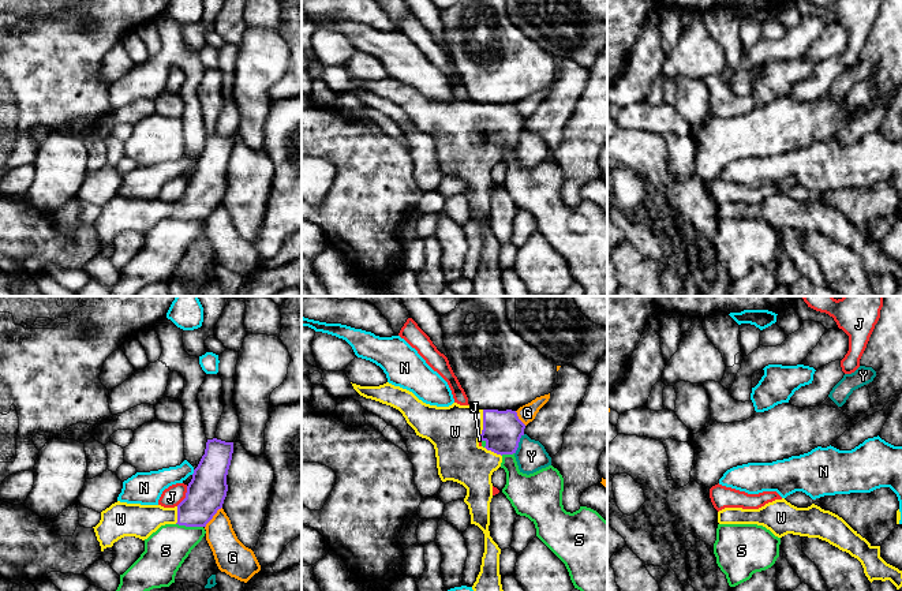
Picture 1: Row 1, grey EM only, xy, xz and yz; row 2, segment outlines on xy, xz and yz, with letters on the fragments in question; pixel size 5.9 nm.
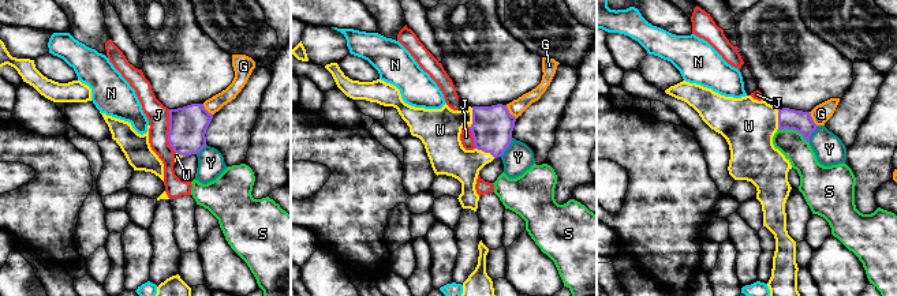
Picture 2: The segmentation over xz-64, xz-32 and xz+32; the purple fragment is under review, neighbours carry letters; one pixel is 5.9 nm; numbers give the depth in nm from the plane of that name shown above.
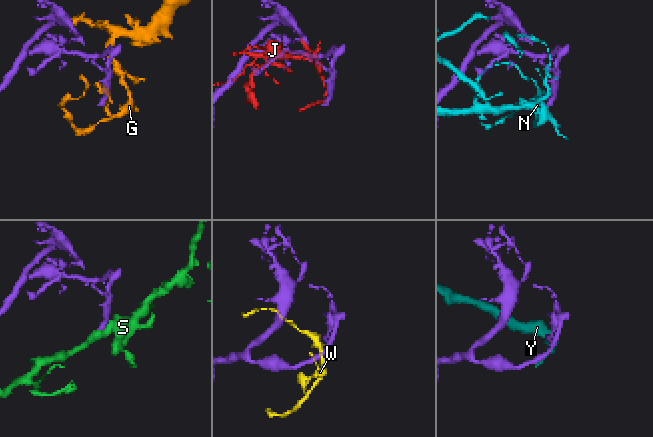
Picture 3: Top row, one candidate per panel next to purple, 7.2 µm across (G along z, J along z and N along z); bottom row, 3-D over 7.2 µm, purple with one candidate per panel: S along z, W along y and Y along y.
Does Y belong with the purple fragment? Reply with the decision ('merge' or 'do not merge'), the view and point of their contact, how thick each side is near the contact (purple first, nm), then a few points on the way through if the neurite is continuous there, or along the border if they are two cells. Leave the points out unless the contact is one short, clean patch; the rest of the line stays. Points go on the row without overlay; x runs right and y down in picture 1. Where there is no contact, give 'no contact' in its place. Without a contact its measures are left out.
do not merge; meets purple in xz at (517, 138); 220 nm thick on the purple side, 190 nm on the other; border along xz (524, 128), (515, 148)

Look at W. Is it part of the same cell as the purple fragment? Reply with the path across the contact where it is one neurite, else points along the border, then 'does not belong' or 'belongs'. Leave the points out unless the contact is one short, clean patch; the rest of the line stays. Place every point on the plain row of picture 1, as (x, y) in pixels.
way xz (502, 124), (483, 119), (464, 119), (455, 126); belongs

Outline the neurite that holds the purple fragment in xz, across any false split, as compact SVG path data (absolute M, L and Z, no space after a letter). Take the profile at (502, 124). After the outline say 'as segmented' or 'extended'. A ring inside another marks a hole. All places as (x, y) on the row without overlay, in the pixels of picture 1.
M389 76L352 81L360 90L398 104L416 130L434 139L441 175L453 175L467 183L464 197L471 218L484 228L484 247L471 296L506 296L499 269L501 243L489 225L491 169L501 161L504 149L516 147L524 130L525 119L517 106L479 104L457 97L449 101L430 100Z; extended

